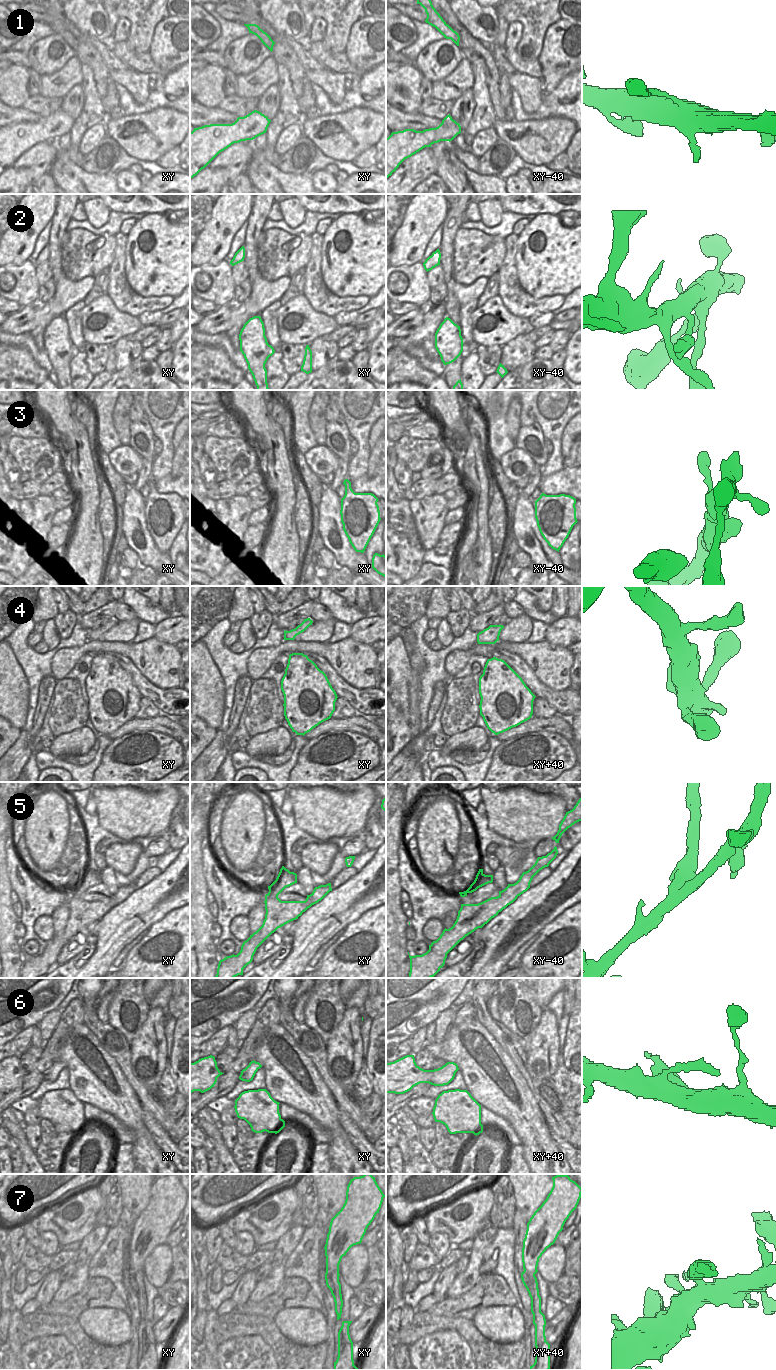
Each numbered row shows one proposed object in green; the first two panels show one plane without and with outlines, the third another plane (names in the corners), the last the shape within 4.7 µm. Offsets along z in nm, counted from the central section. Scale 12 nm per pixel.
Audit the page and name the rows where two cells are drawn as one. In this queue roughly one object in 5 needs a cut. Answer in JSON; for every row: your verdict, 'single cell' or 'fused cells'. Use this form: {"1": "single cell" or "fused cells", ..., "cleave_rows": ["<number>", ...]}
{"1": "single cell", "2": "fused cells", "3": "single cell", "4": "single cell", "5": "fused cells", "6": "single cell", "7": "single cell", "cleave_rows": ["2", "5"]}

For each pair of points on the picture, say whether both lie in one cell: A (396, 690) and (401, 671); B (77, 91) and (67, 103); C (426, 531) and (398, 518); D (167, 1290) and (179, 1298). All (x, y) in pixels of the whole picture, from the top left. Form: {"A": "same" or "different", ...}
{"A": "same", "B": "same", "C": "different", "D": "same"}

